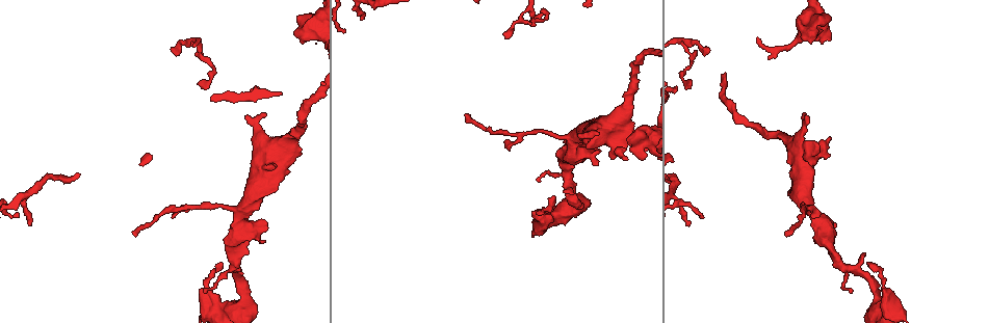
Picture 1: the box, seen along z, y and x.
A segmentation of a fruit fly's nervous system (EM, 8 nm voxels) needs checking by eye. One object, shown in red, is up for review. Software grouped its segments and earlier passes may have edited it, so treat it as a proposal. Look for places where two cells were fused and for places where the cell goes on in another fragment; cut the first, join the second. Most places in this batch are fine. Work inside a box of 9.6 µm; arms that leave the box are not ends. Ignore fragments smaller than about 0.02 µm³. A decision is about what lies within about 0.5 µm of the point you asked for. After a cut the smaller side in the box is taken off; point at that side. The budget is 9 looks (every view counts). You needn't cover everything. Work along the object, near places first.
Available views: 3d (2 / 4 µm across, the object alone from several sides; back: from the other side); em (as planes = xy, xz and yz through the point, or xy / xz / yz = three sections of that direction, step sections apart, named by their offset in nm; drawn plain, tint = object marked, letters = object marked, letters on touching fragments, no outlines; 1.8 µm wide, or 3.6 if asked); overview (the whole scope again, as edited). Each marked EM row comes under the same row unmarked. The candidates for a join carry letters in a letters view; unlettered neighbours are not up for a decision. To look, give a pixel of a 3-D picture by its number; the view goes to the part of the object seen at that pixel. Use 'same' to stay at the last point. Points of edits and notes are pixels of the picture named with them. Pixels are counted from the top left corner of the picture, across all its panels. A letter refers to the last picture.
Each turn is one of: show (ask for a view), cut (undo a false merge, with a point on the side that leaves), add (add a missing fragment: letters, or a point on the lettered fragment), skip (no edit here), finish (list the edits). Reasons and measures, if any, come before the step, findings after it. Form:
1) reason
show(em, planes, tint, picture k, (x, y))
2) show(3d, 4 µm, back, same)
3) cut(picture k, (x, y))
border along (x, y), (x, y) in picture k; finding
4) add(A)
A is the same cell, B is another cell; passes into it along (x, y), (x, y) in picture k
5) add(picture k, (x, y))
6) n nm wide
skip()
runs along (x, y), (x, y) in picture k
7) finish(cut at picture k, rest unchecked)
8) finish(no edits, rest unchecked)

thick end
show(em, yz, step 4, letters, picture 1, (296, 147))

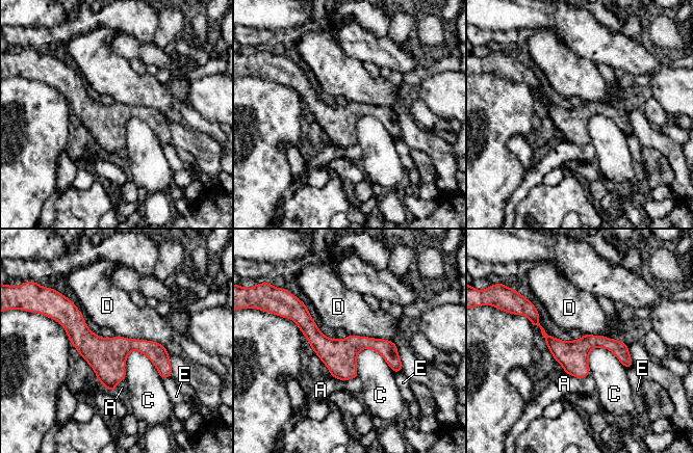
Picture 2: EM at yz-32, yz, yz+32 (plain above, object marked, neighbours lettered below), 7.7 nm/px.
220 nm wide
skip()
A, C, D and E are other cells; border along (127, 353), (142, 352), (162, 379) in picture 2; none of them fits

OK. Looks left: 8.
sudden change in width
show(3d, 4 µm, picture 1, (640, 141))

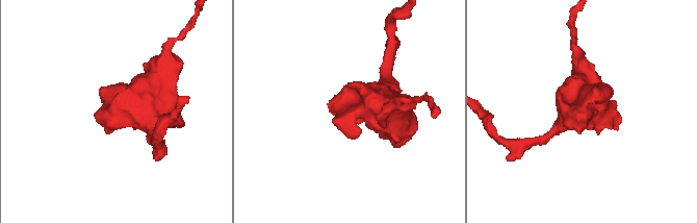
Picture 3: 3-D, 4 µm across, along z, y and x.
shape alone is not enough
show(em, 3.6 µm, xz, step 16, letters, picture 3, (577, 109))

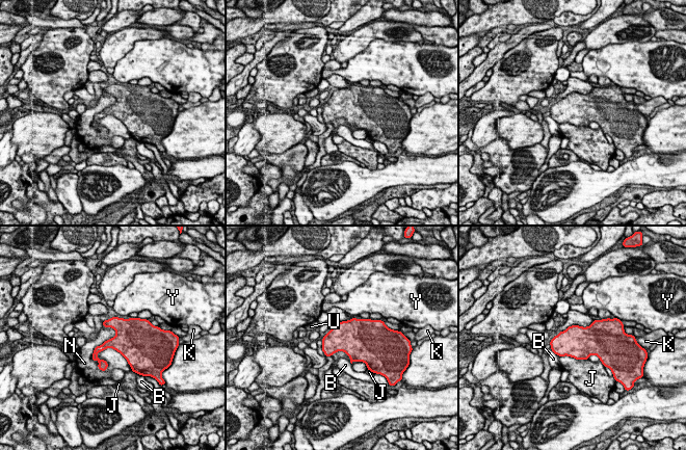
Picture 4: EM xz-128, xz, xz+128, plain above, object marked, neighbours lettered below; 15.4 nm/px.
show(em, 3.6 µm, planes, letters, same)

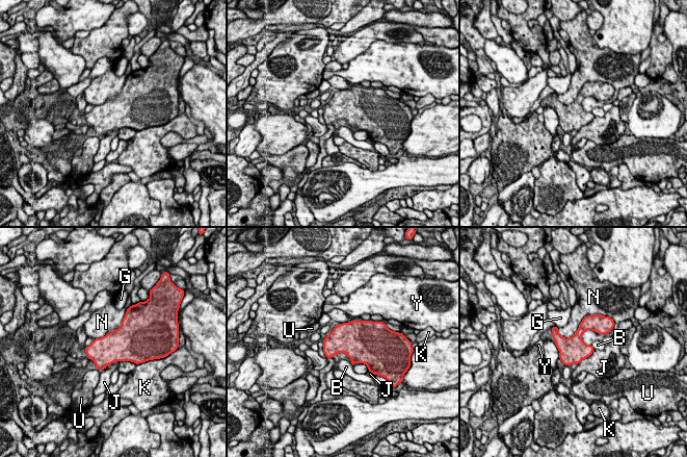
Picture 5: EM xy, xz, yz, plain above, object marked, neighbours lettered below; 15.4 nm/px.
N touches over 650 nm
skip()
B, G, J, K, N, U and Y are other cells; border along (596, 313), (569, 337), (557, 332) in picture 5; one cell here

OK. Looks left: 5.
sudden change in width
show(3d, 2 µm, picture 1, (890, 304))

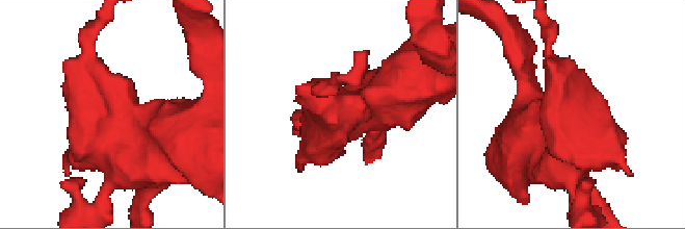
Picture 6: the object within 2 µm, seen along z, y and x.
show(em, planes, tint, picture 6, (333, 113))

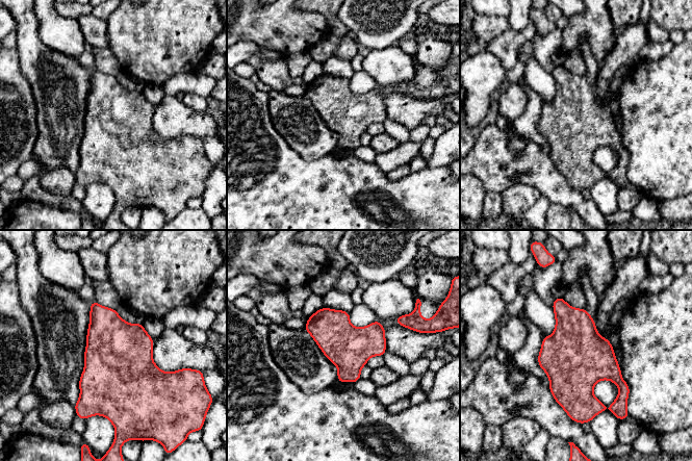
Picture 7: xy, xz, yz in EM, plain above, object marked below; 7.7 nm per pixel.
see the neighbours
show(em, planes, letters, same)

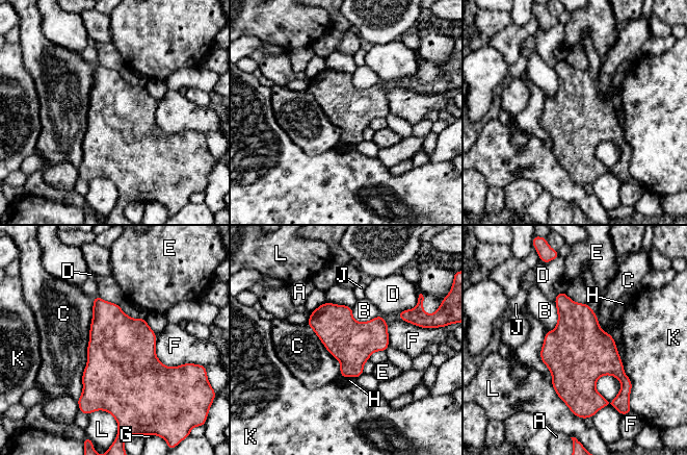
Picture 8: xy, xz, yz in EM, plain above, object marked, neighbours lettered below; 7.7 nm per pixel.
skip()
A, B, C, D, E, F, G, H, J, K and L are other cells; border along (94, 298), (87, 363), (76, 400) in picture 8; continuous, no second cell

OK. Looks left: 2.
an open end
show(em, planes, tint, picture 1, (31, 221))

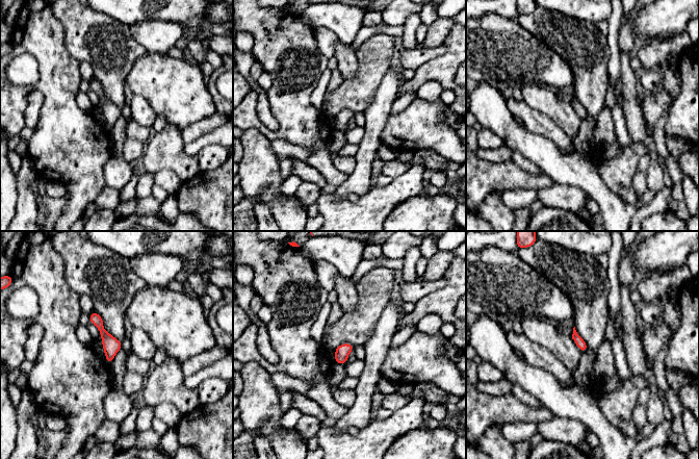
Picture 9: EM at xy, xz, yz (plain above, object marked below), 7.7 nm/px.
show(em, planes, letters, same)

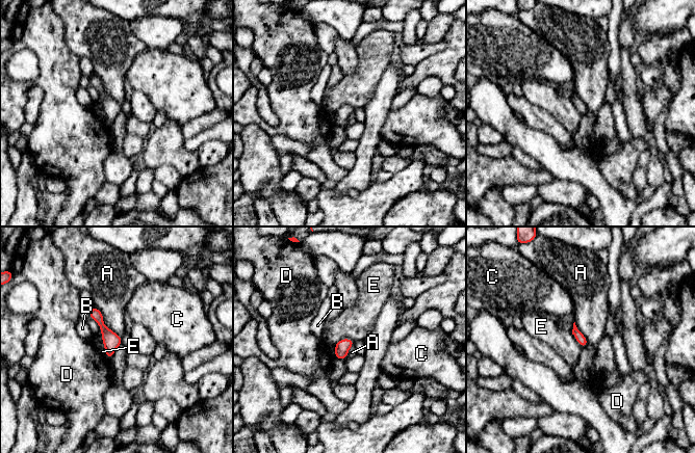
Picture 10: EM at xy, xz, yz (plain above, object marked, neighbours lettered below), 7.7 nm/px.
A touches over 320 nm
skip()
A, B, C, D and E are other cells; none of them fits

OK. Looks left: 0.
finish(no edits, rest unchecked)

